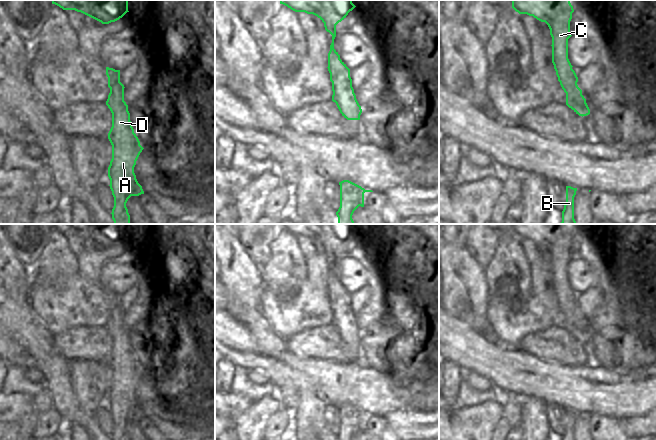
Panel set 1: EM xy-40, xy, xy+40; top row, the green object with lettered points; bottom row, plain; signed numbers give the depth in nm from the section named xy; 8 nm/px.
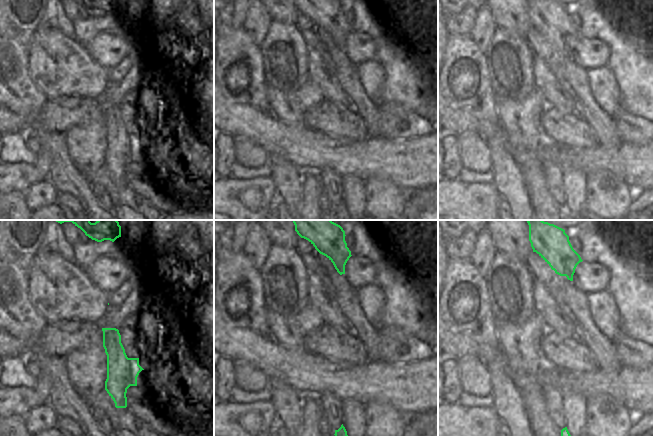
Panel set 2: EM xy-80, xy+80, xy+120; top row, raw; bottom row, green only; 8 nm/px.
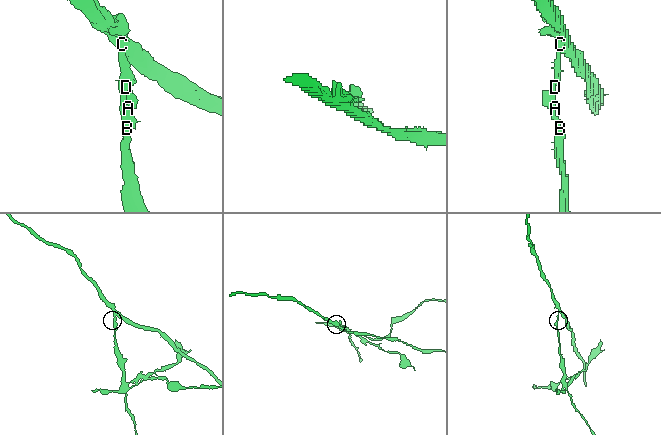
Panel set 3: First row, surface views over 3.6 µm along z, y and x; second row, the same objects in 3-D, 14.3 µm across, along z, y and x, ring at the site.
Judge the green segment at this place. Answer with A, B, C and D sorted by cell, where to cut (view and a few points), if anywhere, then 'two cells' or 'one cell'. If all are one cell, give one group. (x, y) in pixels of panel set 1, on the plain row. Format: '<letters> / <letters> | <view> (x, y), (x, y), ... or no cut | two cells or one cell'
A B D / C | xy+40 (576, 300), (573, 306), (560, 307) | two cells

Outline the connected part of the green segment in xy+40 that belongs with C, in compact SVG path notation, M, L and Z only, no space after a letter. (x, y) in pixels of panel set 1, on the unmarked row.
M512 224L512 232L519 238L533 240L545 246L552 261L552 287L563 308L576 306L576 297L568 283L570 245L574 236L570 224Z

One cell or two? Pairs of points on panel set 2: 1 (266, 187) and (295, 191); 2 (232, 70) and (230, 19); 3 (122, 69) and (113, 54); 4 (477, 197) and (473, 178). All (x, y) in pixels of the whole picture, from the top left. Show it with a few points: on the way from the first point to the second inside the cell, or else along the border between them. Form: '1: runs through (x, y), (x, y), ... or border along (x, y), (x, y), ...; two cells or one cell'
1: border along (270, 176), (275, 191); two cells
2: border along (224, 23), (230, 27), (242, 28); two cells
3: border along (133, 49), (130, 48), (109, 70); two cells
4: border along (458, 178), (468, 183), (492, 182); two cells

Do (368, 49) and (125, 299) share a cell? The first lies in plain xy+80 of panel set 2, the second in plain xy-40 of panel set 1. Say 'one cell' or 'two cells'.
two cells

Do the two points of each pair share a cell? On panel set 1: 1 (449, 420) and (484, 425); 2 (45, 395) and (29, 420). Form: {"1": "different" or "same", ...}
{"1": "same", "2": "same"}

